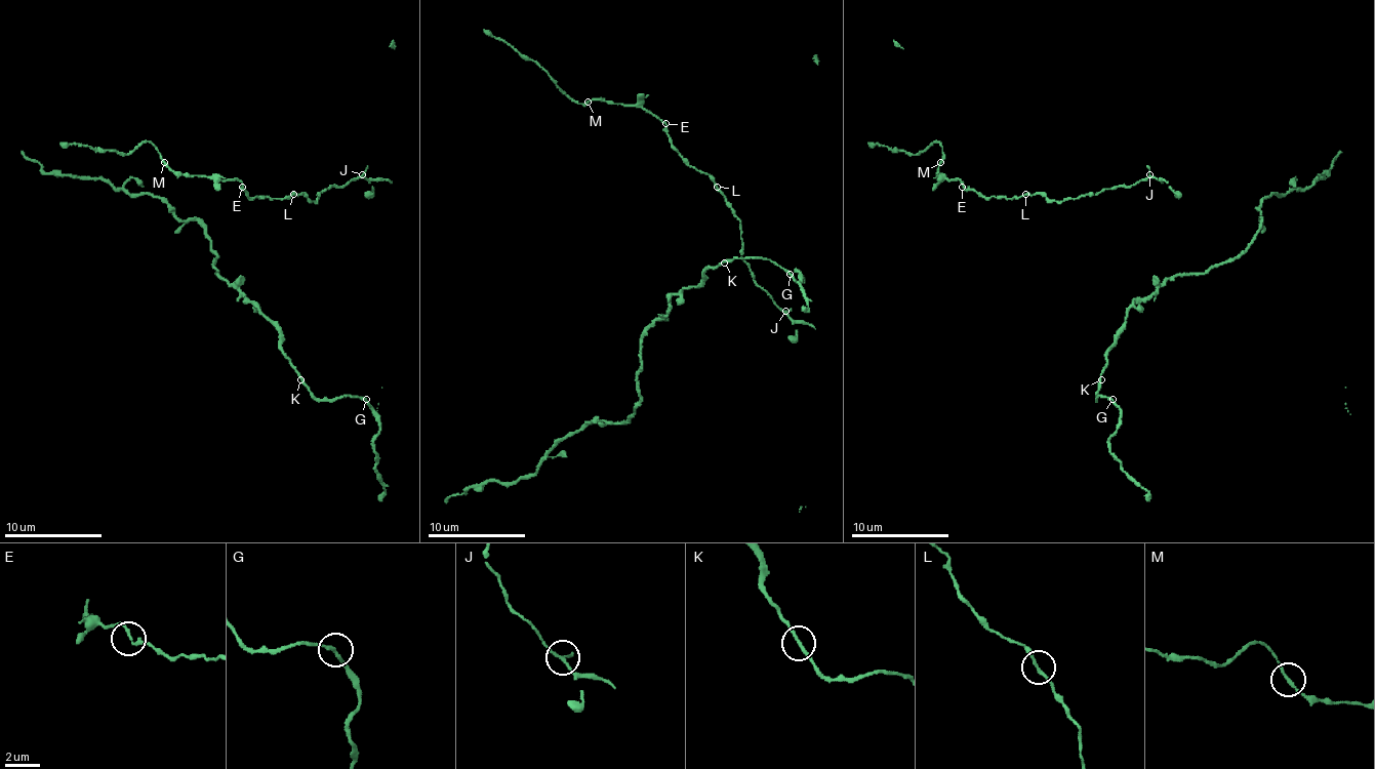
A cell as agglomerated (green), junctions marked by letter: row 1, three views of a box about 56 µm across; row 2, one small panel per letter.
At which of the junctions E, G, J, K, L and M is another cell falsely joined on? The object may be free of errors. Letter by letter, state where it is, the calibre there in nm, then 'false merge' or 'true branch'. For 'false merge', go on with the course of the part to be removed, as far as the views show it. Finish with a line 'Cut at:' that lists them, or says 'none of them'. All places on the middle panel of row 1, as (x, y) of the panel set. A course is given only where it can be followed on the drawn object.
E: place (665, 123); calibre 180 nm; true branch
G: place (790, 274); calibre 170 nm; false merge; course (790, 275), (800, 282), (802, 277), (798, 270), (800, 289), (807, 301), (802, 311)
J: place (785, 311); calibre 170 nm; true branch
K: place (724, 262); calibre 190 nm; true branch
L: place (717, 187); calibre 160 nm; true branch
M: place (588, 102); calibre 170 nm; true branch
Cut at: G

